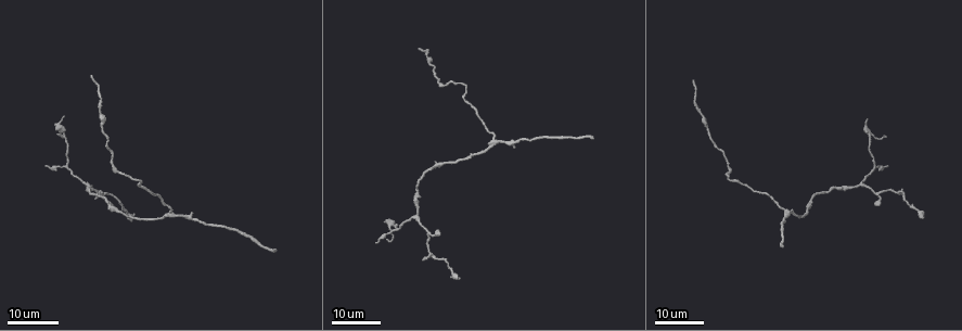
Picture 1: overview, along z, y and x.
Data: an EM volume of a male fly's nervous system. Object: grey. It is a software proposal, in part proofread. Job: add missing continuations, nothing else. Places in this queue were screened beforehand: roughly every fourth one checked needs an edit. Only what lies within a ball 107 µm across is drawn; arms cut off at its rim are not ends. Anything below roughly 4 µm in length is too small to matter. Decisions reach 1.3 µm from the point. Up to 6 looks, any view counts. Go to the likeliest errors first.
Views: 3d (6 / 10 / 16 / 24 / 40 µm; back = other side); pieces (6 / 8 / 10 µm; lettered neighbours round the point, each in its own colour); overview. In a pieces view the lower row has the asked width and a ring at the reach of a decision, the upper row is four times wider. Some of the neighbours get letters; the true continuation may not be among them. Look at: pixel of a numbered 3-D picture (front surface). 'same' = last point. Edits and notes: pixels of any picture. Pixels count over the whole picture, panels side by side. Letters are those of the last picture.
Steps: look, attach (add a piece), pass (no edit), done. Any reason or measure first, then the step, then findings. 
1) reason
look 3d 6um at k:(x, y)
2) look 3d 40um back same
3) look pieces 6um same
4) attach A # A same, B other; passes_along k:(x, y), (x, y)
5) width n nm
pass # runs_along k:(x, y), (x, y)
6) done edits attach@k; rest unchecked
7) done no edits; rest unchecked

thin end
look 3d 16um at 1:(423, 261)

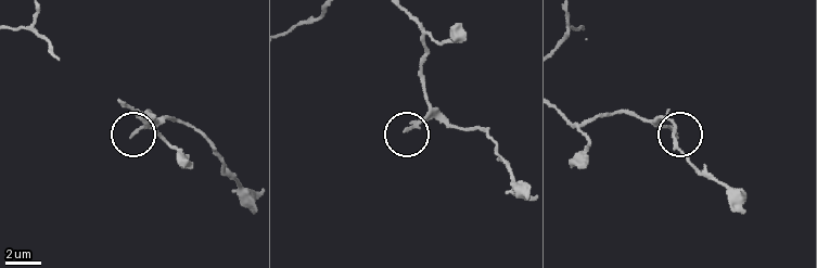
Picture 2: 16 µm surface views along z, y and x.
see the neighbours
look pieces 6um at 2:(407, 129)

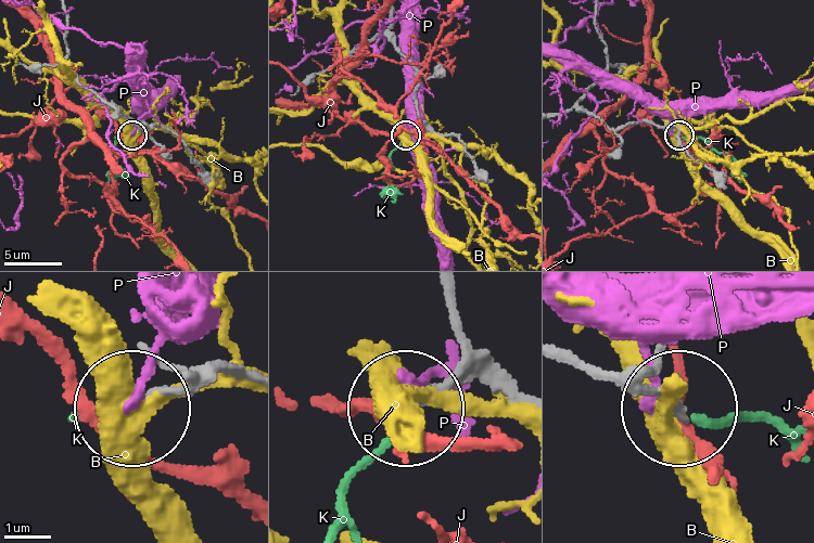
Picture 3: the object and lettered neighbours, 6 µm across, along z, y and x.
width 160 nm
attach K # B other, J other, K same, P other; it goes on there

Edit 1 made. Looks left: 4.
see it whole again
look overview

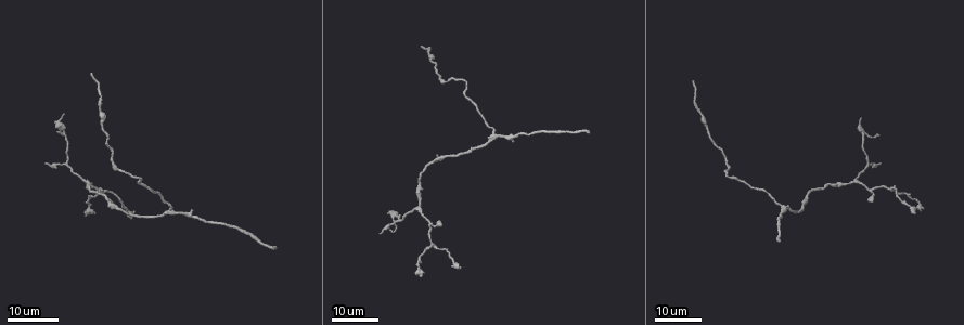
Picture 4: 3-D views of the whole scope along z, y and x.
thick end
look 3d 16um at 4:(869, 200)

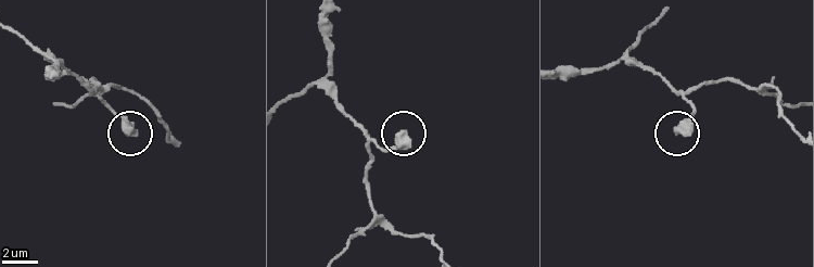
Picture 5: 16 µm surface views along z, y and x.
what lies round it
look pieces 6um at 5:(684, 134)

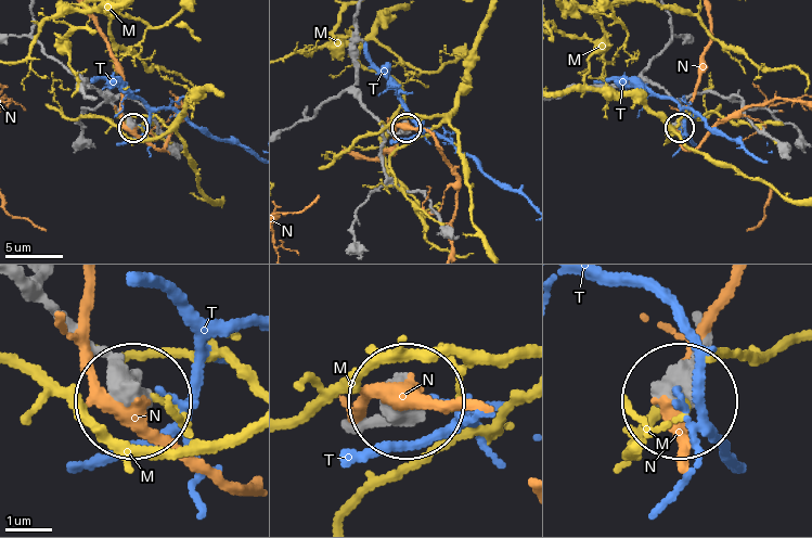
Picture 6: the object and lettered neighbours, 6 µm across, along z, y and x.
pass # M other, N other, T other; runs_along 6:(25, 286), (126, 399); no lettered piece goes on from it

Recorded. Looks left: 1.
done edits attach@3; rest unchecked

